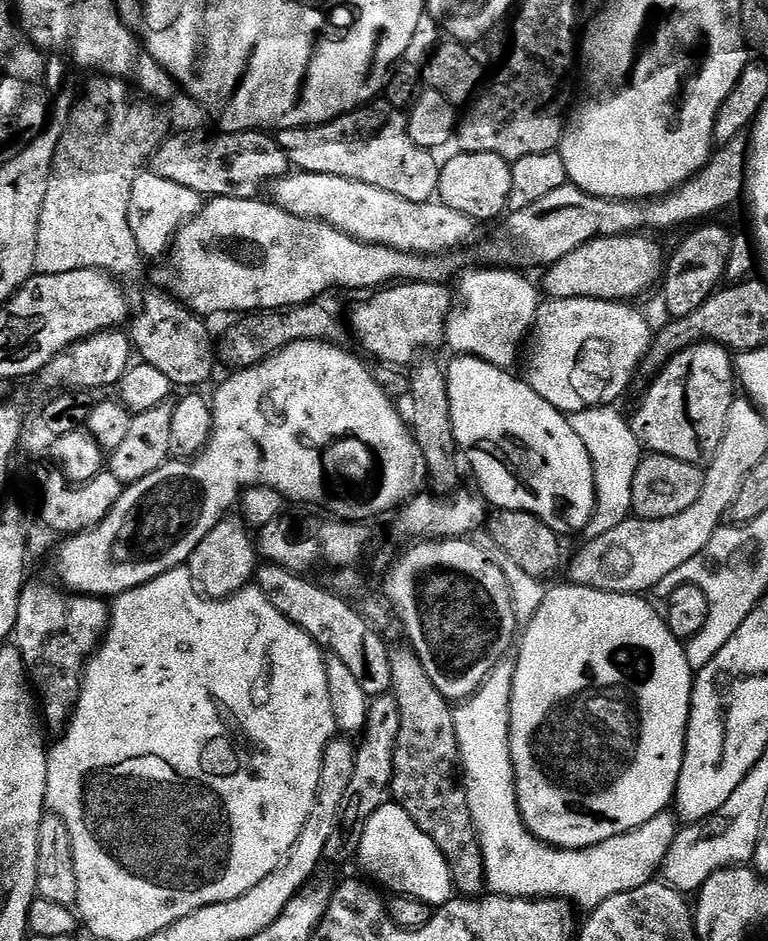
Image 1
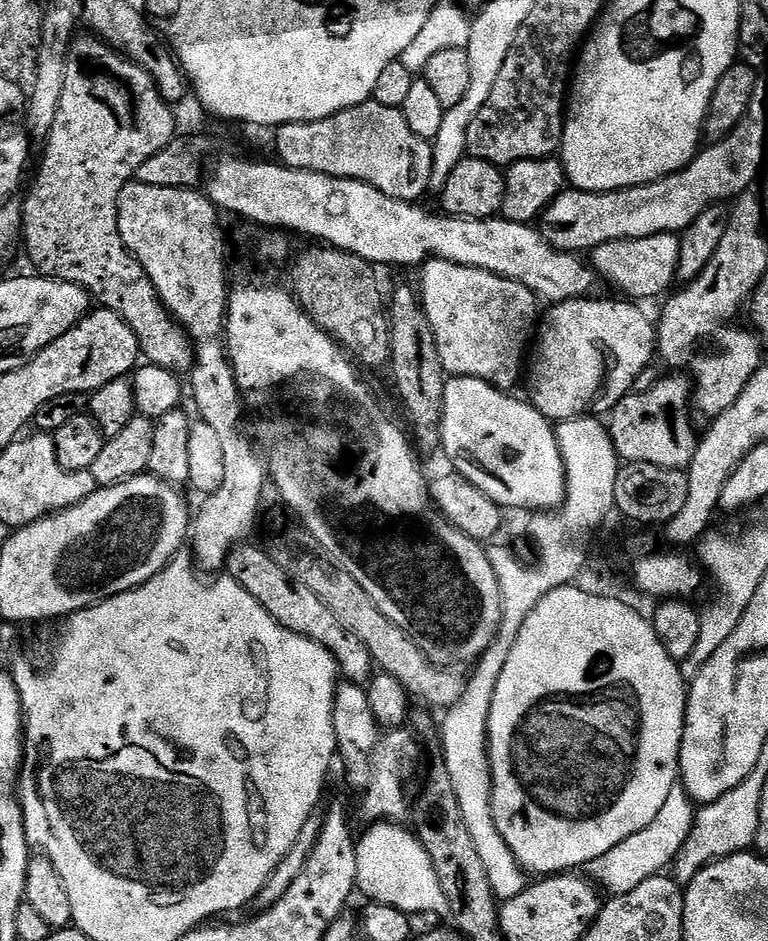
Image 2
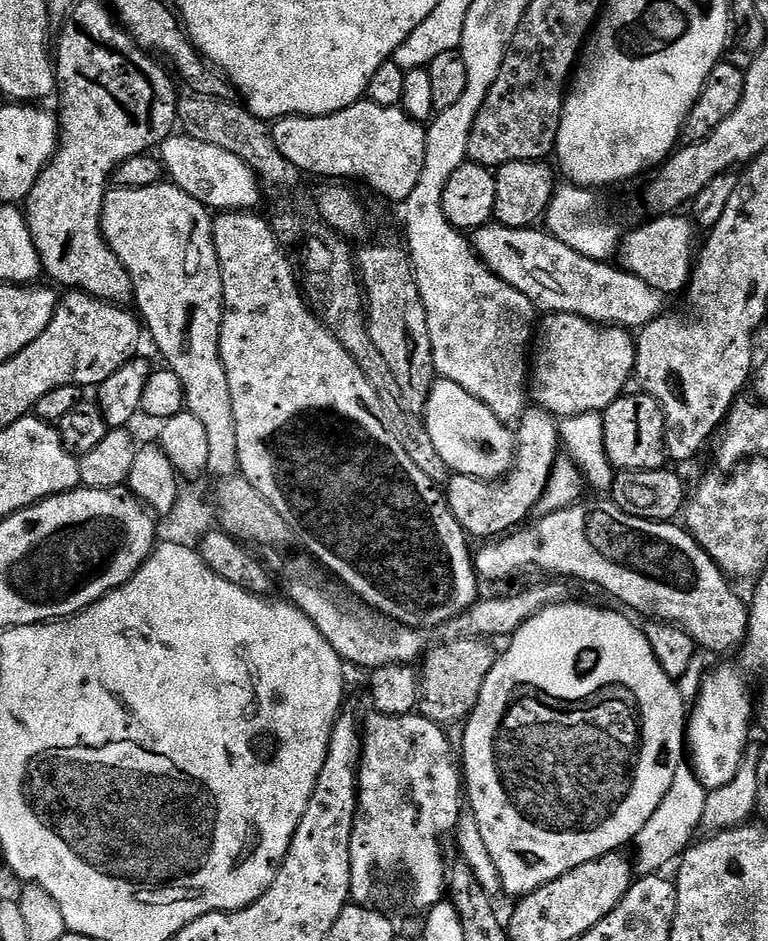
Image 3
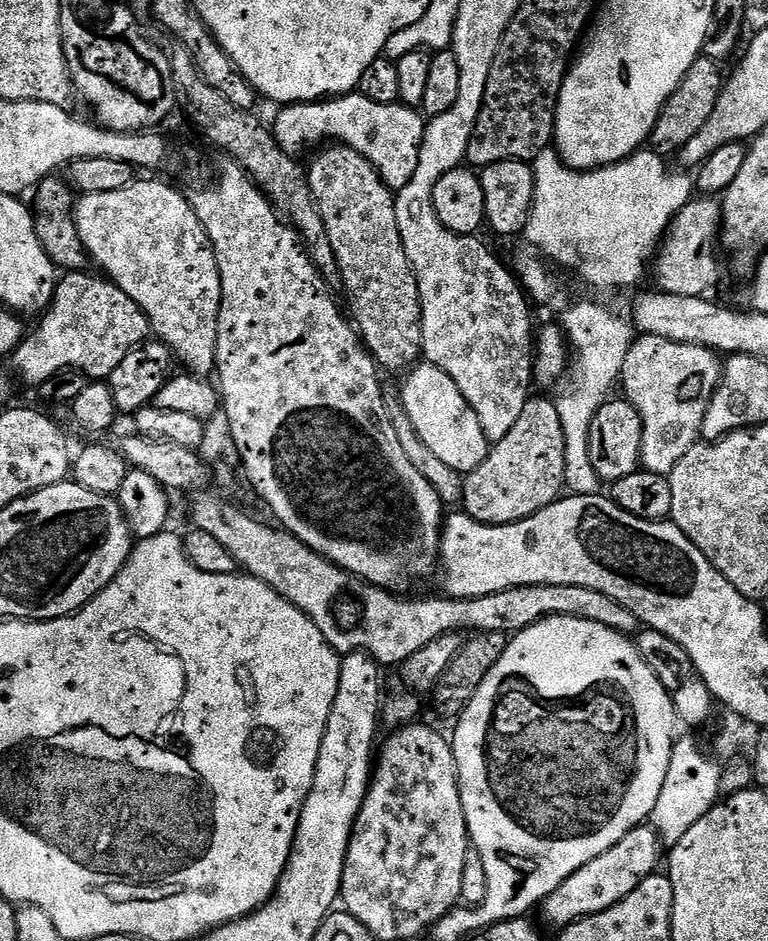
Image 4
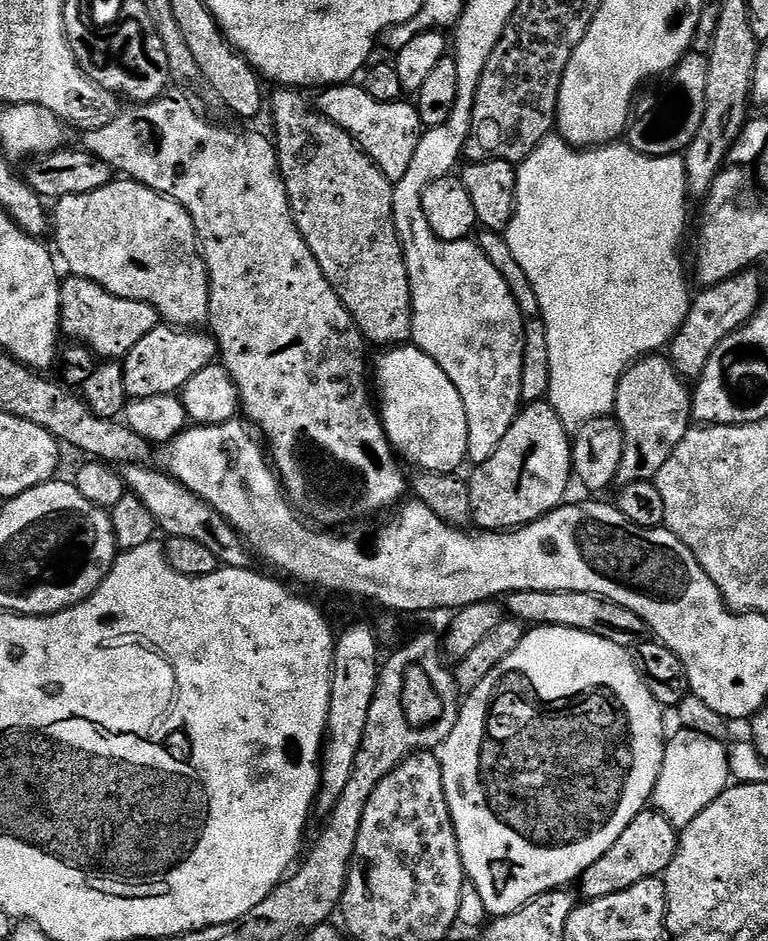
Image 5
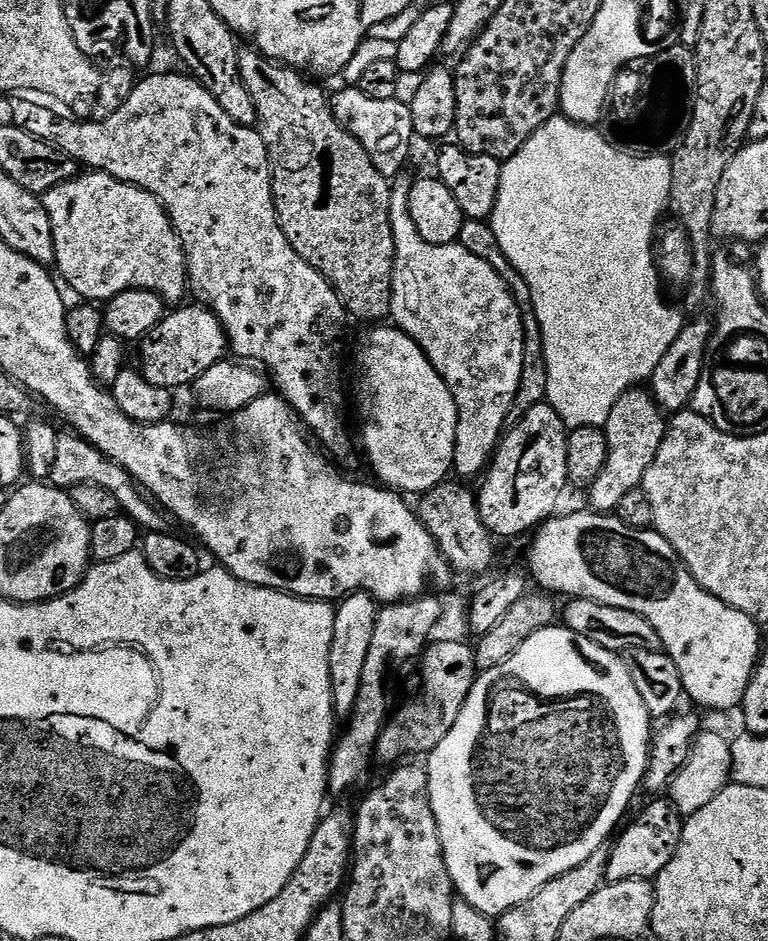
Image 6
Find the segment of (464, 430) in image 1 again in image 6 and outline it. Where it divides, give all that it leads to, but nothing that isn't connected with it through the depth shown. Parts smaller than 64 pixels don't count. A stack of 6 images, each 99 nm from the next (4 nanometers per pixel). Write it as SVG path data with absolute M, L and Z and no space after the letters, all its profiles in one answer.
M395 326L373 328L373 332L365 334L360 348L364 452L375 479L383 487L404 494L423 494L445 483L453 471L458 430L456 399L426 354L405 332Z

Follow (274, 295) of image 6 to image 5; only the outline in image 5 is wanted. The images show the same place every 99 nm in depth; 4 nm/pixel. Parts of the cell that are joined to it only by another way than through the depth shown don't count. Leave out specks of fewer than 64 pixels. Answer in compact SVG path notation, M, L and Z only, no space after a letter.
M171 94L162 95L149 104L136 104L128 107L121 111L118 118L114 118L114 122L110 122L110 126L102 126L102 130L83 133L82 147L85 152L94 154L102 162L111 166L113 173L123 174L129 180L137 180L147 188L171 196L190 214L194 222L196 239L200 245L200 255L204 257L204 265L208 268L210 306L208 307L207 327L211 335L216 338L219 363L224 365L238 390L243 415L255 425L259 435L266 441L267 451L278 469L280 482L284 486L284 494L288 497L288 501L297 513L303 514L309 521L317 520L317 522L312 522L320 526L336 526L340 516L372 516L375 512L382 511L383 508L395 509L405 499L406 476L404 480L404 472L400 469L401 461L393 452L391 442L388 441L384 423L380 420L373 393L370 391L369 381L368 384L364 381L364 375L367 372L369 375L370 372L370 368L364 365L366 341L364 335L358 330L358 326L352 321L352 316L346 310L346 306L338 298L338 294L334 294L330 282L326 282L314 254L310 254L310 246L306 246L298 226L292 220L292 208L288 205L288 195L284 189L284 181L280 179L276 163L275 143L269 137L267 140L266 137L259 136L256 132L247 136L246 133L235 132L232 128L219 128L216 124L207 124L186 101L179 100Z

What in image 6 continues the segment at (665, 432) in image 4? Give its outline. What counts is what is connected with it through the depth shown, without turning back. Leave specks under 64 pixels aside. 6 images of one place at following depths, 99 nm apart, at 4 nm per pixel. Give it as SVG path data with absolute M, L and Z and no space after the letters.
M637 386L624 392L622 398L614 402L614 410L610 410L610 418L604 423L603 430L608 443L606 466L602 466L602 474L592 481L587 492L588 500L592 503L589 505L595 511L612 514L624 495L643 485L646 470L650 470L650 462L654 462L664 441L666 416L653 400L651 391Z

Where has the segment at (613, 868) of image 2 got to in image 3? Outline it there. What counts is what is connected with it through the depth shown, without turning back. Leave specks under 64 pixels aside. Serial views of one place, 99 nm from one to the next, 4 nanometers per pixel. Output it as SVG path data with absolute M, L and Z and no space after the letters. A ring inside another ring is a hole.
M687 763L678 766L678 774L674 774L674 782L670 782L670 790L666 790L666 798L650 814L650 822L636 835L634 849L634 868L640 876L651 876L665 871L667 864L675 865L680 857L688 851L697 839L696 831L701 831L706 814L706 798L709 789L702 786L696 777L696 771ZM696 836L696 837L695 837Z

